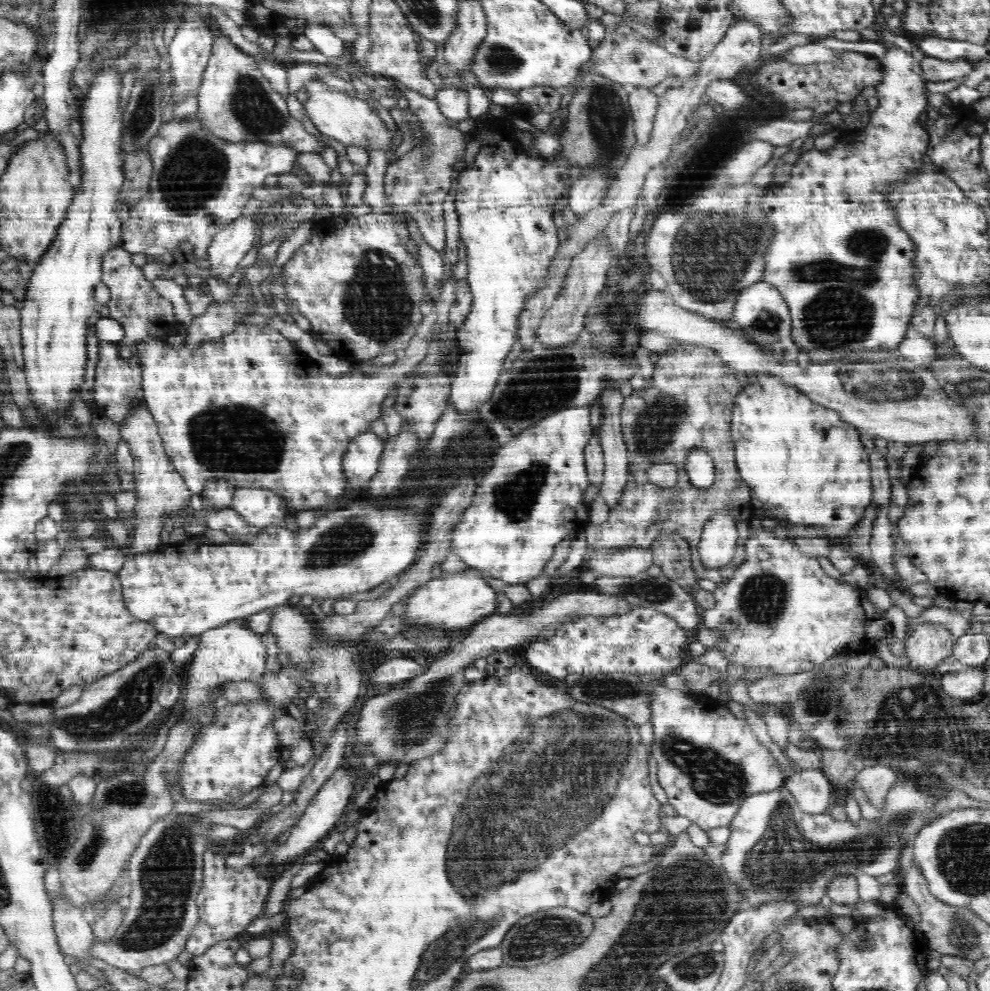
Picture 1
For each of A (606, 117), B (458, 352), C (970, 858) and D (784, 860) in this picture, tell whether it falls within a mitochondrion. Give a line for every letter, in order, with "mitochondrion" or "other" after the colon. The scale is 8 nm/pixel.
A: mitochondrion
B: other
C: mitochondrion
D: mitochondrion

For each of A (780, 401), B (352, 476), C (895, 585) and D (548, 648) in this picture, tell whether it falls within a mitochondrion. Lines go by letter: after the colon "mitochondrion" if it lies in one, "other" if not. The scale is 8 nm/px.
A: other
B: other
C: other
D: other

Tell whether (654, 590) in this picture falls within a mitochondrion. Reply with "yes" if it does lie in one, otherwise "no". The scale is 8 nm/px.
yes

